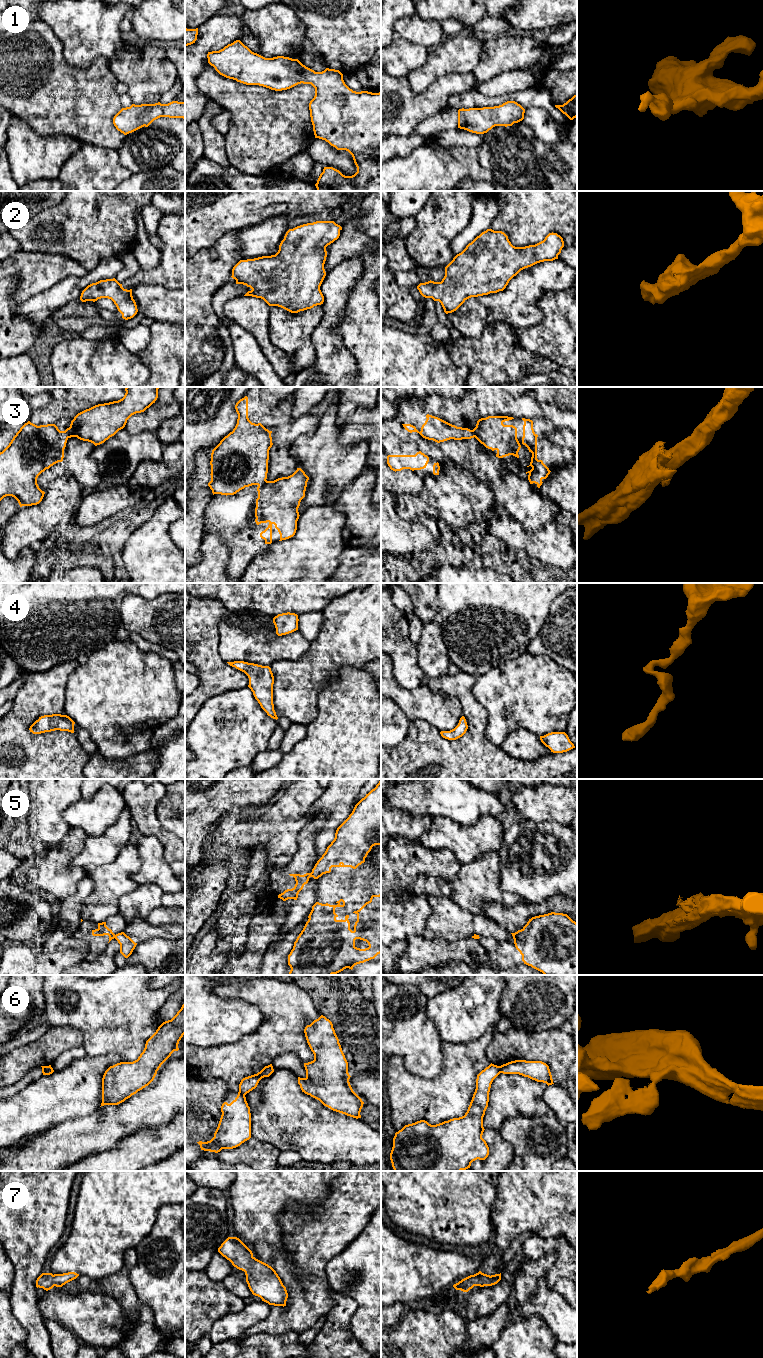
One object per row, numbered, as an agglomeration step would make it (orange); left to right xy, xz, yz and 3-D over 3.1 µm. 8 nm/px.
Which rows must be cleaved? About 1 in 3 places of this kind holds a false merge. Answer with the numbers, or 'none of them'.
3, 5, 6

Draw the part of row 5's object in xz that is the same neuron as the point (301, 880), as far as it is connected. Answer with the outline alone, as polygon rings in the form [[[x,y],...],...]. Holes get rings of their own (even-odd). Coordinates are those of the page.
[[[311,873],[304,875],[300,874],[289,874],[295,878],[296,884],[292,889],[287,889],[283,893],[278,895],[278,898],[286,901],[288,899],[297,900],[299,892],[303,889],[304,885],[308,883],[309,878],[312,877]]]

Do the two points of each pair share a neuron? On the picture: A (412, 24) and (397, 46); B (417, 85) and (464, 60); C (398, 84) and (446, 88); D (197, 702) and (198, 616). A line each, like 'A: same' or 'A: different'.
A: different
B: same
C: same
D: same

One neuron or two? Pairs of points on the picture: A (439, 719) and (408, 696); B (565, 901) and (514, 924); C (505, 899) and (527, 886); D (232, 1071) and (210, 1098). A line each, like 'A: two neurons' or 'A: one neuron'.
A: one neuron
B: one neuron
C: two neurons
D: two neurons

